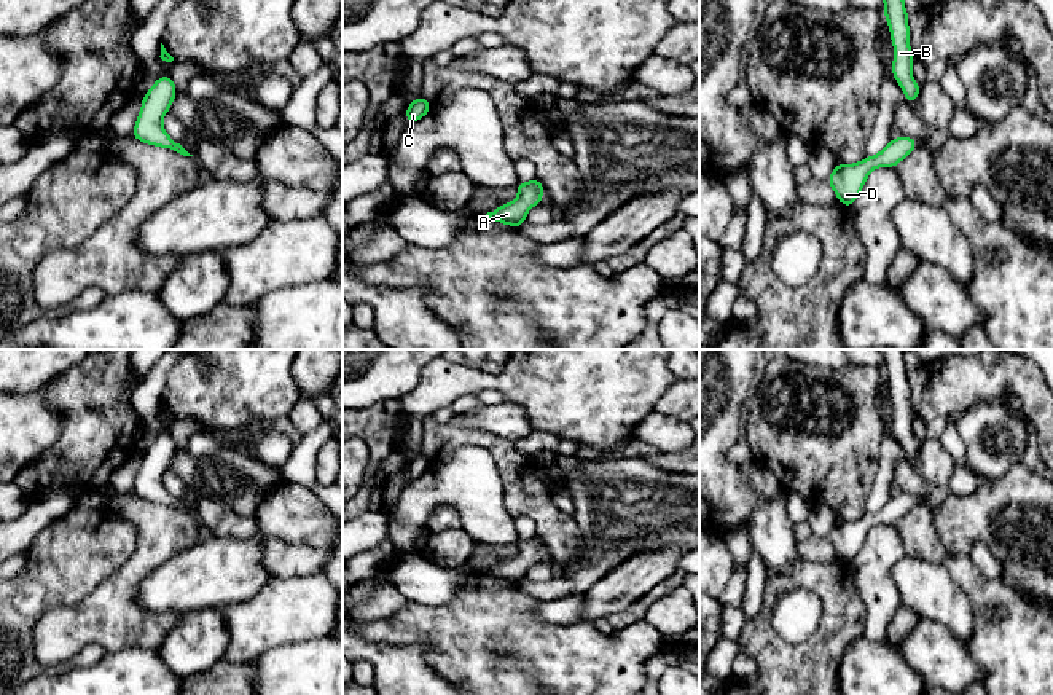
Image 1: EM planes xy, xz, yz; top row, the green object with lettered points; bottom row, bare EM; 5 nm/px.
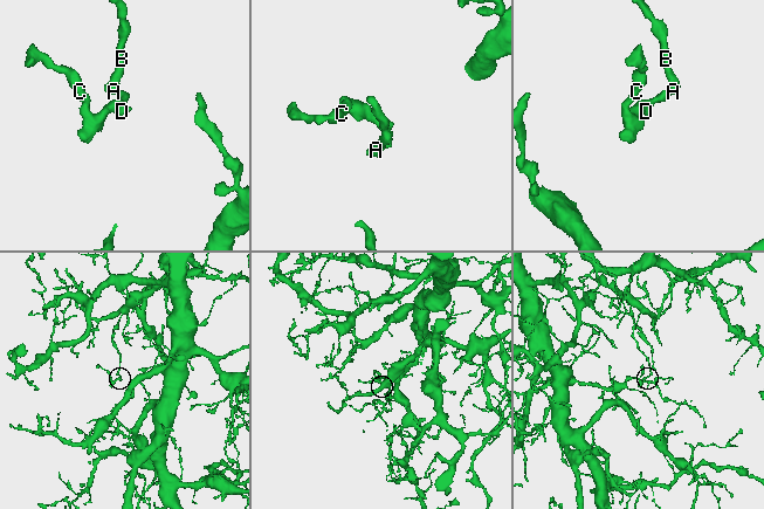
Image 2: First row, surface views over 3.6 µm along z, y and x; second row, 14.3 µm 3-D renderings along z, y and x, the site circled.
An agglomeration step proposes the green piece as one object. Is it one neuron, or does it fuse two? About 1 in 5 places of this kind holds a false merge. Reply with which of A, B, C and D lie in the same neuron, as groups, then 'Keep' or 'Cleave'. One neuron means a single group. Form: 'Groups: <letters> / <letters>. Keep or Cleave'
Groups: A B C D. Keep

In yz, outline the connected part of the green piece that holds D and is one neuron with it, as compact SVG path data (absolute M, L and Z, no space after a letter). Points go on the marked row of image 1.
M906 135L891 139L891 142L875 156L863 158L855 164L838 163L827 182L833 188L840 204L851 207L873 169L898 166L918 145L918 140Z

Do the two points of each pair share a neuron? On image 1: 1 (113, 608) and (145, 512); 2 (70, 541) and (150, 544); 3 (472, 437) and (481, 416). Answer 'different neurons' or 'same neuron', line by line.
1: same neuron
2: different neurons
3: different neurons

